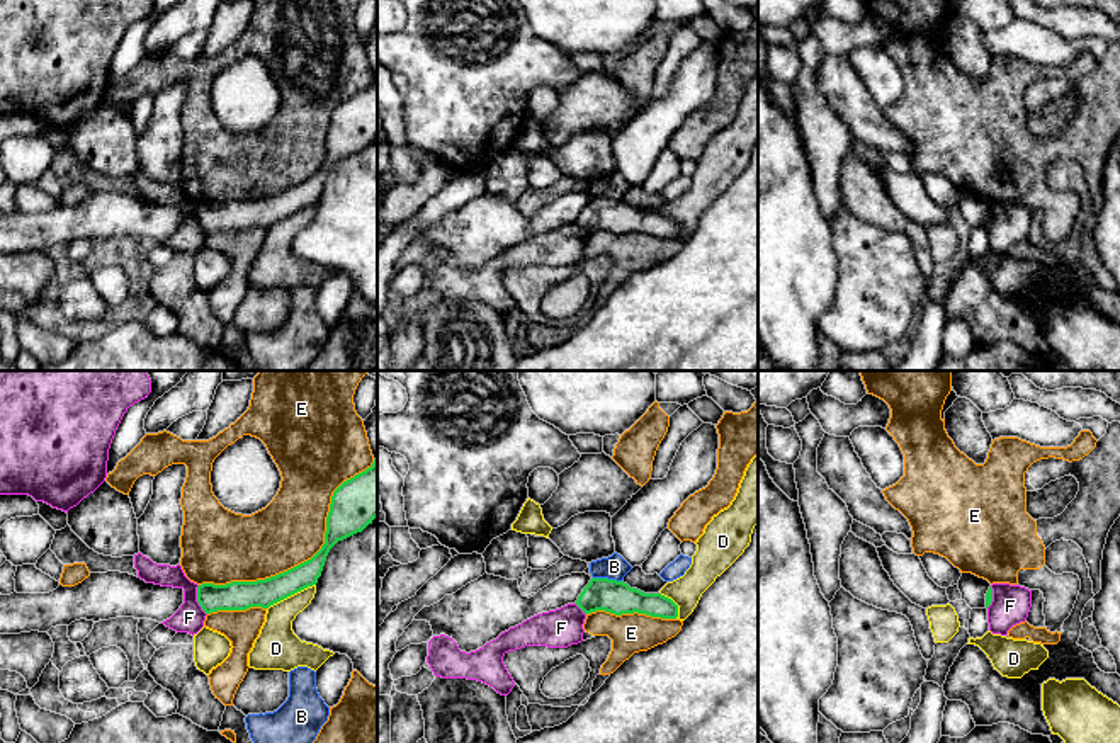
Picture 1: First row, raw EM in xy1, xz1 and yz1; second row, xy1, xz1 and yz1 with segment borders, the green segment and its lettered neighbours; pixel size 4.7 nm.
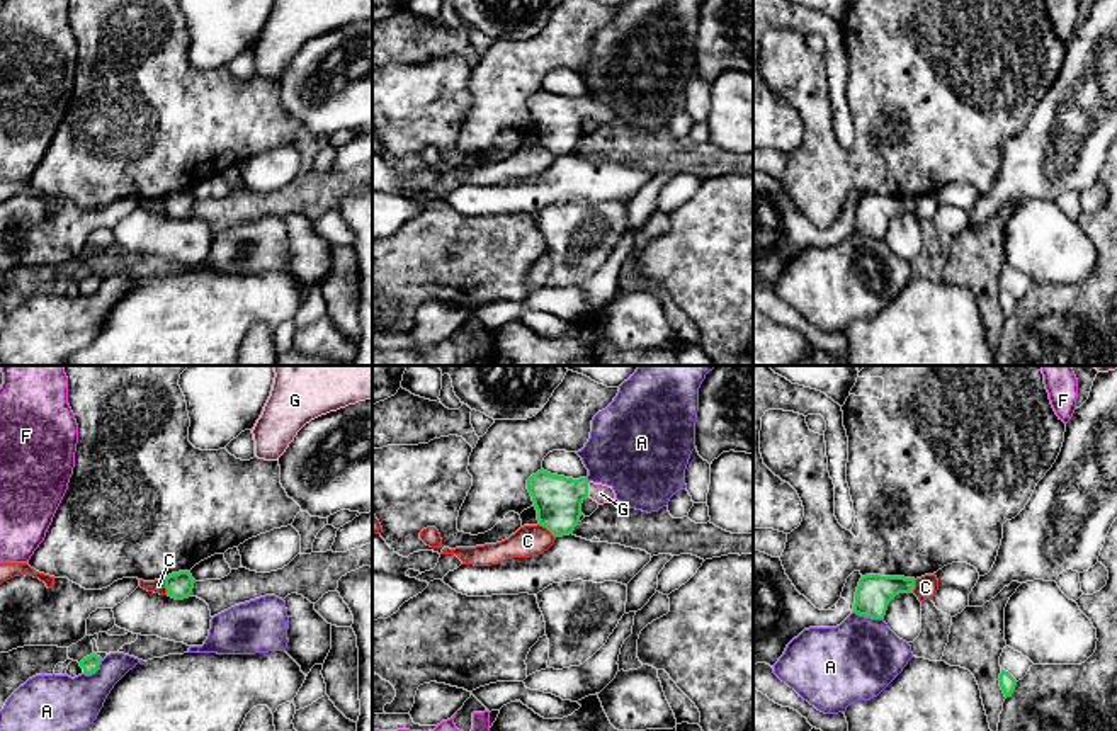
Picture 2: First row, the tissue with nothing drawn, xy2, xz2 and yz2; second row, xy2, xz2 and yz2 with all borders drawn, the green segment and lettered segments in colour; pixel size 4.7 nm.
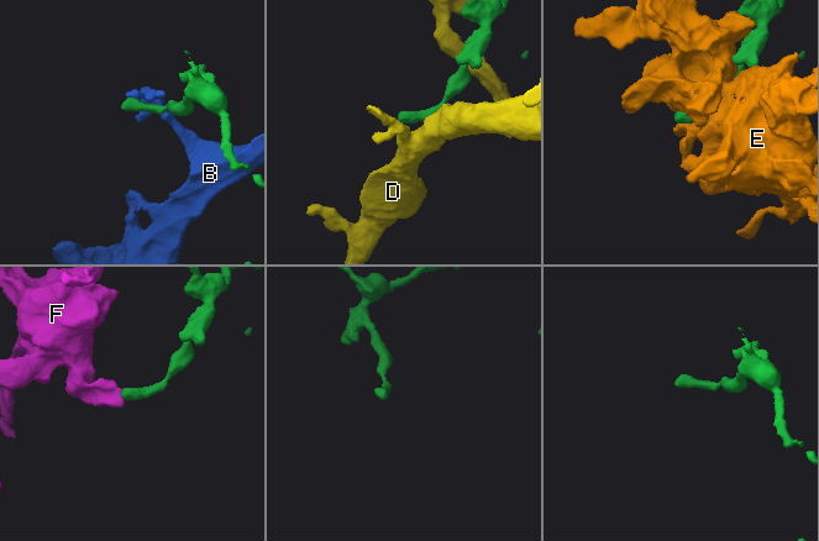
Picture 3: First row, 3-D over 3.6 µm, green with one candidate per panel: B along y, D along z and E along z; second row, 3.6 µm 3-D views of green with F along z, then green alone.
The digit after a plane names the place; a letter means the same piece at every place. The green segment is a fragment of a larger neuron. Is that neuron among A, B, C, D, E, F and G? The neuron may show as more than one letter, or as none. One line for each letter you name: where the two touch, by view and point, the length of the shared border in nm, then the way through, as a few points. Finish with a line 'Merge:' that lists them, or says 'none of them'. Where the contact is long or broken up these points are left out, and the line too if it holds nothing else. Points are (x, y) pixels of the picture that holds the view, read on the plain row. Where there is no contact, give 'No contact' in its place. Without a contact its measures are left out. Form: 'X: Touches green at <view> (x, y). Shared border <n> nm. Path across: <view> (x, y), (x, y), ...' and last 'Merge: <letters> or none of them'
G: Touches green at xz2 (587, 109). Shared border 80 nm. Path across: xz2 (558, 119), (572, 111), (587, 109), (601, 113)
Merge: G

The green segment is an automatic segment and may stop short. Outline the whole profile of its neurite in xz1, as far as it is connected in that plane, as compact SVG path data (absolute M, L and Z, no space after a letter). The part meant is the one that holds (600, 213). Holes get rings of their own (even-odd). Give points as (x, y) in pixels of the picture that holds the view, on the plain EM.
M591 197L576 224L585 233L605 230L615 235L637 231L661 238L678 236L678 224L671 218L661 213L644 213L624 201L608 197Z

